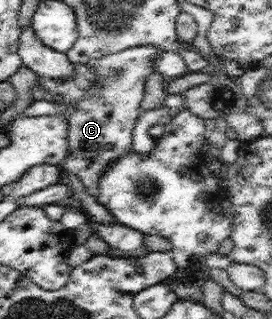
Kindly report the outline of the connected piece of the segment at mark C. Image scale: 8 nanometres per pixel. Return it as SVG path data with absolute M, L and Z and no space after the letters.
M137 46L104 55L89 63L96 73L98 92L81 98L68 121L68 152L61 166L64 173L73 173L84 183L87 193L96 197L104 169L132 149L132 131L141 114L144 82L154 72L154 61L164 49Z

